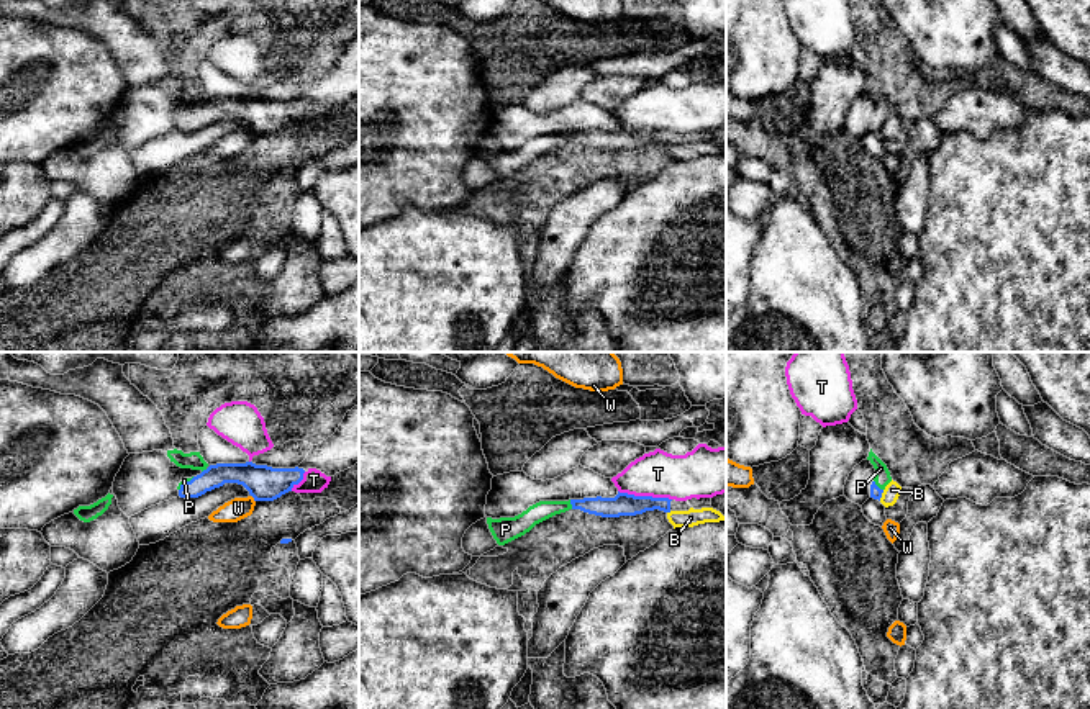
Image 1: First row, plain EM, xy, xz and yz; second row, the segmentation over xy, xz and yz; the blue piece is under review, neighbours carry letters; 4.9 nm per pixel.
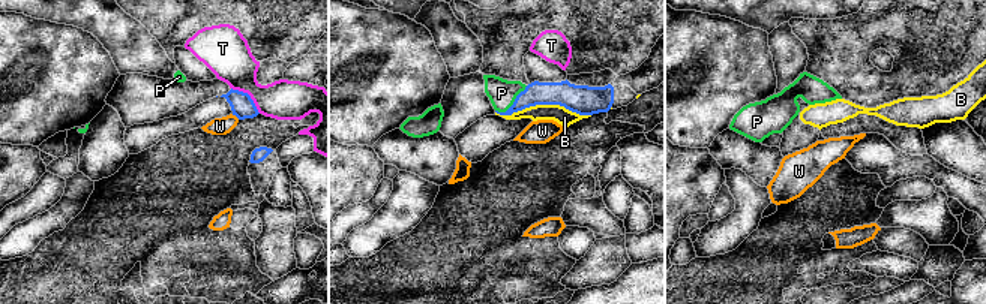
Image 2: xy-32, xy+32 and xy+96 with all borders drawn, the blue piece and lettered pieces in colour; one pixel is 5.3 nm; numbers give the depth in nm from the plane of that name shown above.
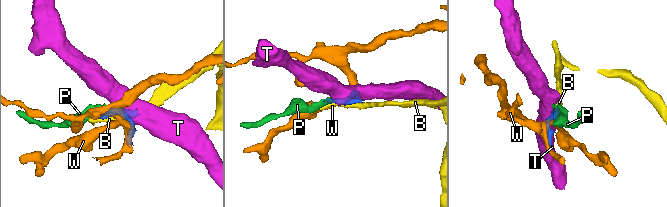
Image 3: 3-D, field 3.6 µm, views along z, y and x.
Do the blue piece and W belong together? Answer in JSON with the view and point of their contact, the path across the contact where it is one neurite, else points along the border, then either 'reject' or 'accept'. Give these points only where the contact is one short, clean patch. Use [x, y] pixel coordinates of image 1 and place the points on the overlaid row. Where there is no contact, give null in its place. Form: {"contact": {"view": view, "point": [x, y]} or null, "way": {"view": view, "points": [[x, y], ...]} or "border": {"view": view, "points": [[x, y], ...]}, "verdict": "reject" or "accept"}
{"contact": {"view": "xy", "point": [253, 496]}, "border": {"view": "xy", "points": [[251, 495], [254, 501]]}, "verdict": "reject"}

